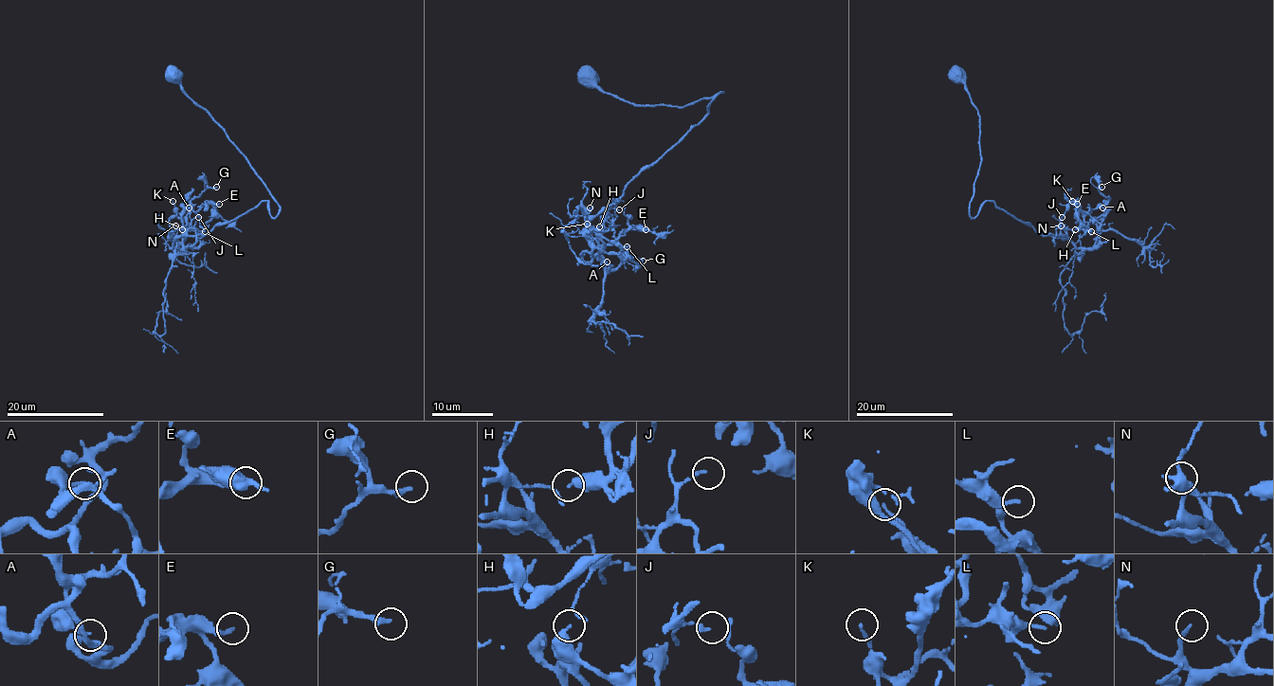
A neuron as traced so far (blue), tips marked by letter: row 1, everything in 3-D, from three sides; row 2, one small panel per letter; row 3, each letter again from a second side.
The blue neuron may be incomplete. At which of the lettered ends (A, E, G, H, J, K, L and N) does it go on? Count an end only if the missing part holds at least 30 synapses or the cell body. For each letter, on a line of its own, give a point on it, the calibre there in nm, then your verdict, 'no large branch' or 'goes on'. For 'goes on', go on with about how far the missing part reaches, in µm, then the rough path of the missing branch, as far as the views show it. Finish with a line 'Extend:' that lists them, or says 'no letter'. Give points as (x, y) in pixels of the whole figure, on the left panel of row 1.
A: place (189, 207); calibre 130 nm; no large branch
E: place (219, 204); calibre 180 nm; no large branch
G: place (216, 187); calibre 280 nm; goes on; missing 10 µm; course (216, 187), (240, 184), (245, 190)
H: place (182, 229); calibre 280 nm; no large branch
J: place (198, 217); calibre 160 nm; no large branch
K: place (172, 201); calibre 130 nm; no large branch
L: place (205, 231); calibre 170 nm; no large branch
N: place (175, 225); calibre 180 nm; no large branch
Extend: G

